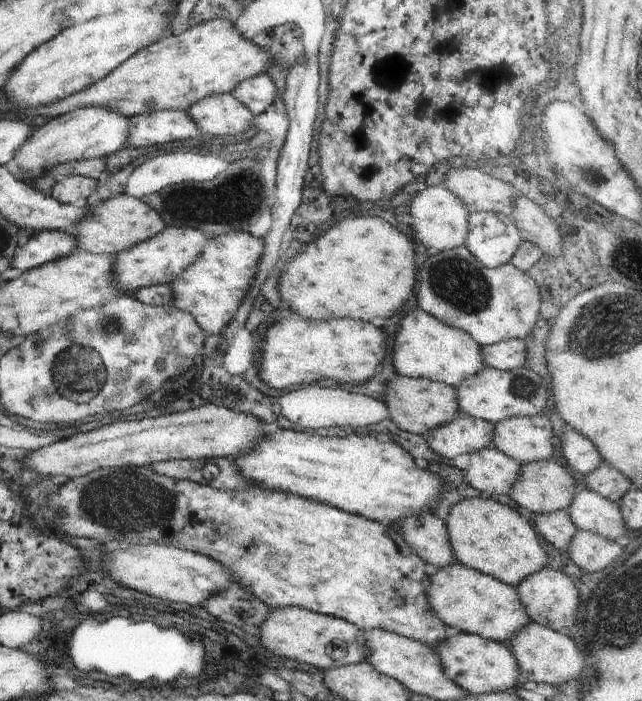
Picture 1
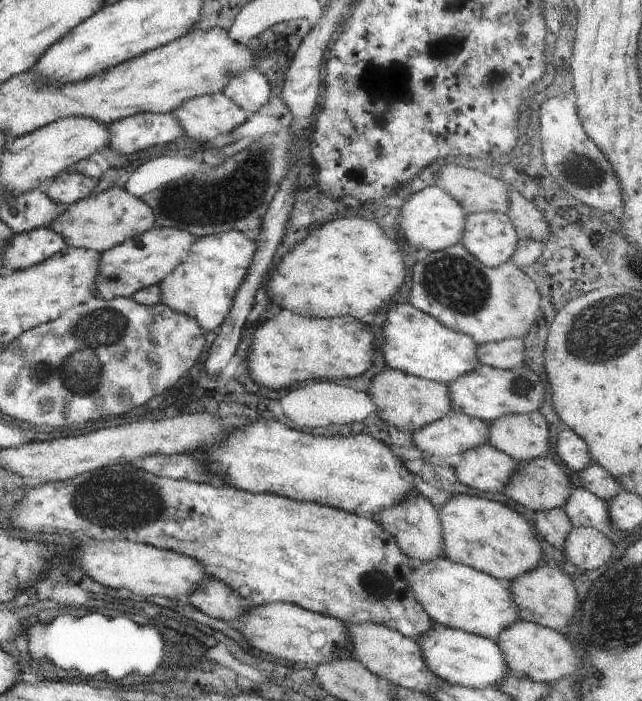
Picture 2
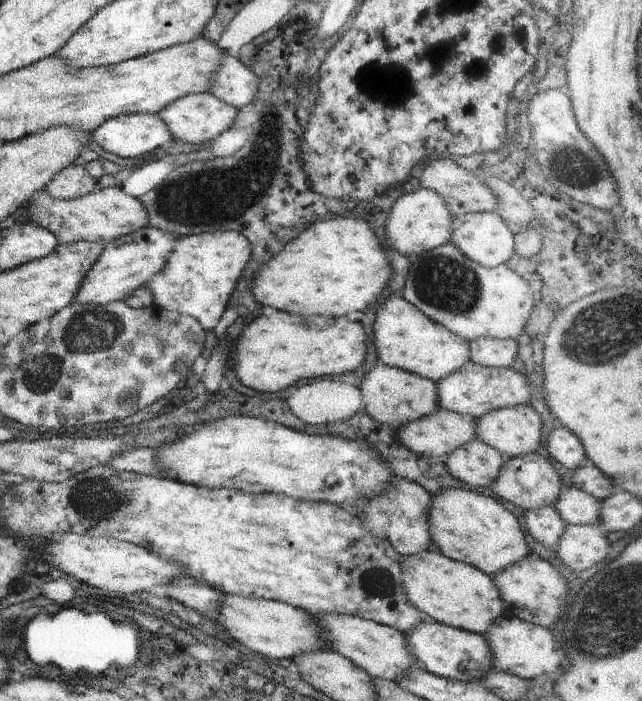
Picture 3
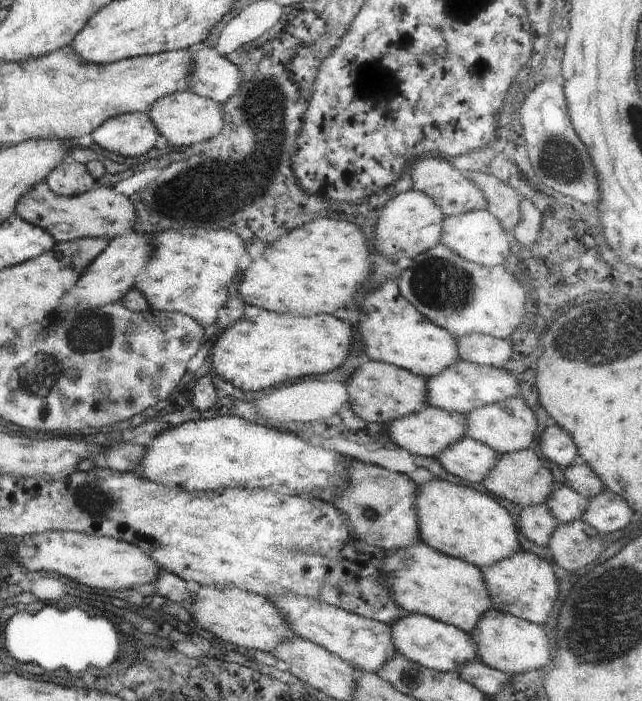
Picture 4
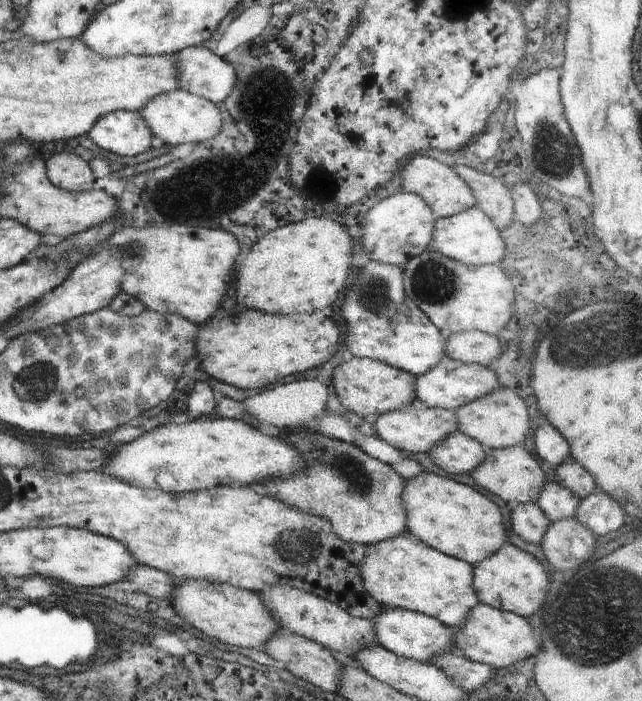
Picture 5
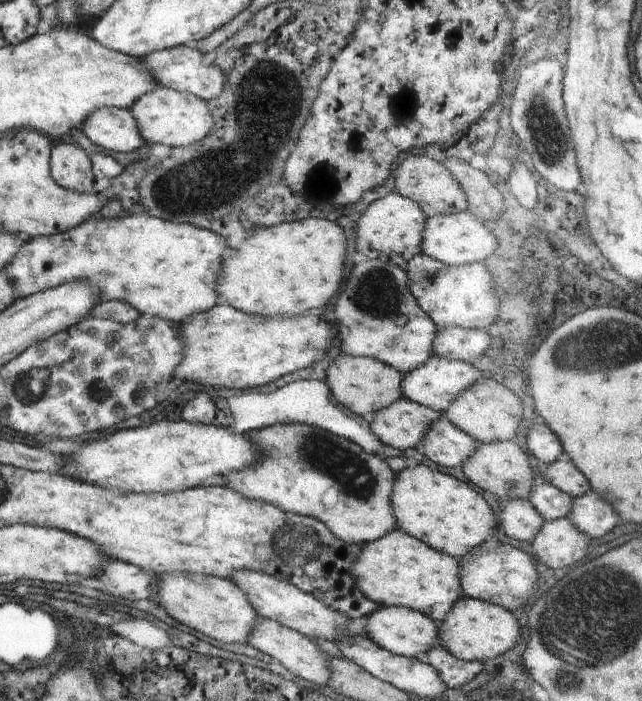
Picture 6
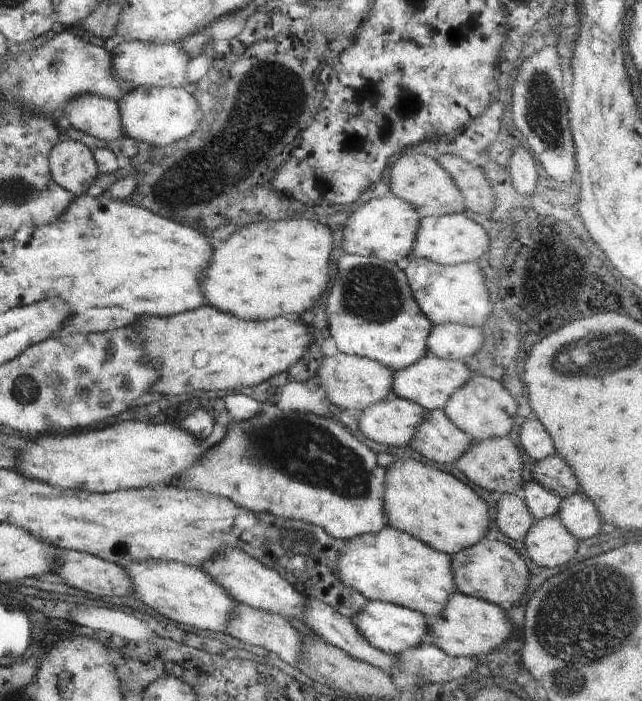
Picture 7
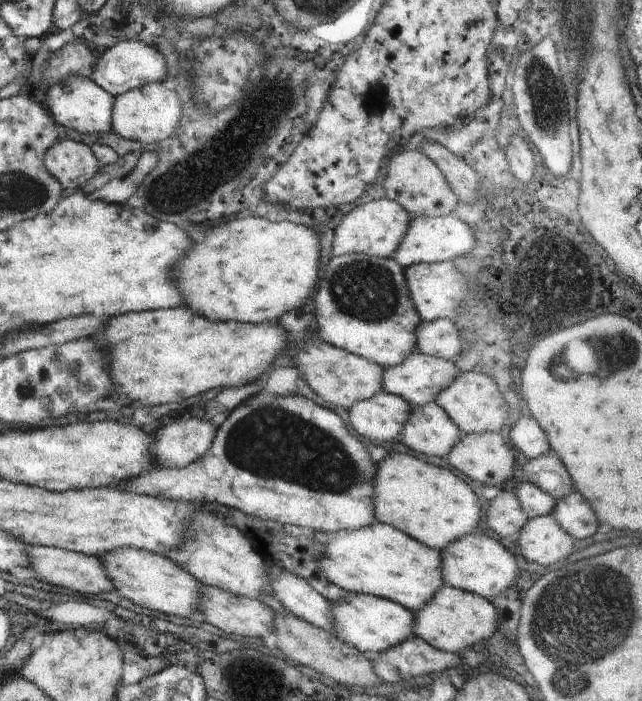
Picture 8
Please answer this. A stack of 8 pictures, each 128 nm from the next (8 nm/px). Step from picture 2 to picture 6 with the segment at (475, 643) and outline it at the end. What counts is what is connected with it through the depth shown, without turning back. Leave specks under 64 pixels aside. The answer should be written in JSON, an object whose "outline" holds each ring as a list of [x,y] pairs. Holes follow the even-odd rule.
{"outline":[[[394,605],[379,606],[372,614],[369,614],[365,626],[365,634],[377,645],[392,652],[392,654],[404,655],[405,657],[416,657],[420,653],[428,652],[439,643],[438,631],[438,623],[425,614],[406,606]]]}

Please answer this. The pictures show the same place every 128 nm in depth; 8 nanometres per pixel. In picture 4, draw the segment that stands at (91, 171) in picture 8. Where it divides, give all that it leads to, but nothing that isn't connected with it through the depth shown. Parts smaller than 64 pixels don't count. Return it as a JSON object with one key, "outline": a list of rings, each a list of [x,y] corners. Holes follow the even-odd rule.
{"outline":[[[70,157],[56,165],[45,181],[52,192],[69,197],[84,194],[97,186],[87,166]]]}

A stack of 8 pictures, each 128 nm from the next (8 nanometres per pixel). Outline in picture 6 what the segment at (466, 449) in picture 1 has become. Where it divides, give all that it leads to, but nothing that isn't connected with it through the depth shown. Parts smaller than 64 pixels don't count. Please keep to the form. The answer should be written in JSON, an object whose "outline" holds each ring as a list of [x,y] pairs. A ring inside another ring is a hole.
{"outline":[[[402,396],[390,406],[378,410],[372,422],[368,423],[368,426],[380,442],[383,442],[385,445],[390,445],[395,449],[405,451],[408,448],[415,448],[425,437],[427,430],[432,426],[433,422],[442,417],[444,417],[443,413],[432,410]]]}

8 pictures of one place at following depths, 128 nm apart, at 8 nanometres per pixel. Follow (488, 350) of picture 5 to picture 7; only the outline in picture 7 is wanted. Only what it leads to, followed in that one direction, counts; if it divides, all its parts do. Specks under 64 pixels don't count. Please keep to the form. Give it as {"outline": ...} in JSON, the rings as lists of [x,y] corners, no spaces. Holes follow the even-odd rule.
{"outline":[[[458,323],[433,325],[427,338],[427,350],[441,359],[472,362],[475,352],[482,346],[484,335],[480,327],[469,327]]]}

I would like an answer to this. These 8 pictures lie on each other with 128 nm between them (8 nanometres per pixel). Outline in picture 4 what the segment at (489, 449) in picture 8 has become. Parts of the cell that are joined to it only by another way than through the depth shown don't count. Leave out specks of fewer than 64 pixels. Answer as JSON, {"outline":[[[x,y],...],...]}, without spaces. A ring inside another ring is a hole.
{"outline":[[[532,448],[498,454],[493,468],[480,483],[494,496],[524,507],[545,503],[551,490],[557,485],[552,472],[544,466]]]}

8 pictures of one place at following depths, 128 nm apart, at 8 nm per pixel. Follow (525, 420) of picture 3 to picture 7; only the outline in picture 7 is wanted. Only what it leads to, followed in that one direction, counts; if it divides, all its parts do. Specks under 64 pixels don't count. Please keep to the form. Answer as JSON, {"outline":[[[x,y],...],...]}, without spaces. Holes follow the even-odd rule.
{"outline":[[[477,372],[450,395],[443,411],[462,432],[477,443],[489,438],[508,436],[518,410],[516,402],[515,390],[506,381],[497,381]]]}

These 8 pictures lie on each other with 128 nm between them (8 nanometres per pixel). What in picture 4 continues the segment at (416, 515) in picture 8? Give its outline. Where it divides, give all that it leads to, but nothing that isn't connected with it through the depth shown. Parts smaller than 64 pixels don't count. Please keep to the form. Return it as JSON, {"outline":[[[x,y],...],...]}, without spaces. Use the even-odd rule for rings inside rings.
{"outline":[[[434,477],[419,486],[419,493],[415,502],[419,538],[434,550],[449,557],[459,558],[484,570],[502,558],[509,557],[520,549],[516,526],[504,506],[501,506],[488,494],[482,494],[475,489],[463,487],[442,478]]]}

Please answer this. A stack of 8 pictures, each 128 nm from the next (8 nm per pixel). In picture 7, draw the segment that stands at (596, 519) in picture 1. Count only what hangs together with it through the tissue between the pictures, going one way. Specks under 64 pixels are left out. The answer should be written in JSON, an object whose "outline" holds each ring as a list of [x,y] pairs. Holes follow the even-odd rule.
{"outline":[[[536,480],[524,482],[519,494],[536,521],[556,515],[562,502],[560,496],[545,489]]]}

